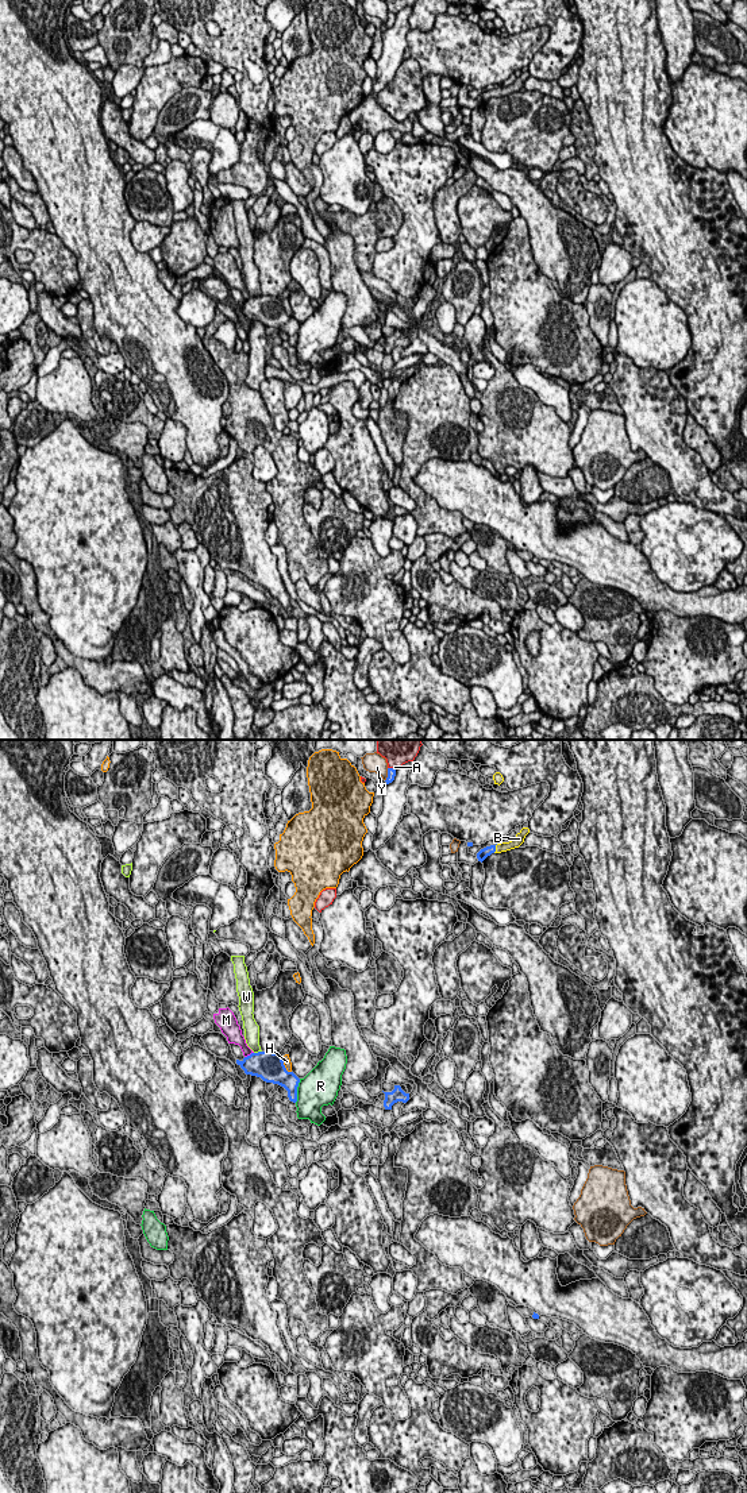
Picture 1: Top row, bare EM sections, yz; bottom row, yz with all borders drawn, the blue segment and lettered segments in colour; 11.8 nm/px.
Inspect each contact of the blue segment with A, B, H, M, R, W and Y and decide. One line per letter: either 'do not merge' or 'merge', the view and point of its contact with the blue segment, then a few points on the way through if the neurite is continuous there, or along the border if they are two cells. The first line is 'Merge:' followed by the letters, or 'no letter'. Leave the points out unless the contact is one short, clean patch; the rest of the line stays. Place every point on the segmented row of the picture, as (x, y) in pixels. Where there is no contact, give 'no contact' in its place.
Merge: B
A: do not merge; contact yz (392, 768)
B: merge; contact yz (495, 848)
H: do not merge; contact yz (284, 1065)
M: do not merge; contact yz (250, 1054)
R: do not merge; contact yz (296, 1091)
W: do not merge; contact yz (258, 1052)
Y: do not merge; contact yz (388, 775)

